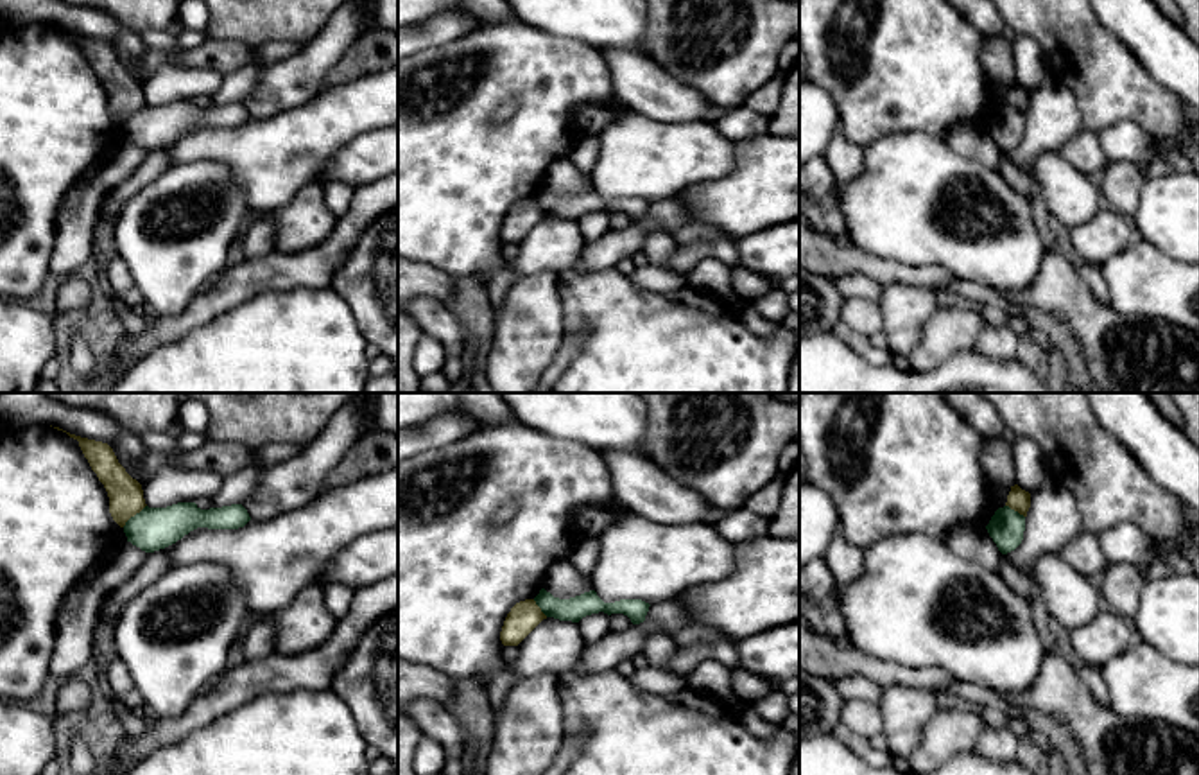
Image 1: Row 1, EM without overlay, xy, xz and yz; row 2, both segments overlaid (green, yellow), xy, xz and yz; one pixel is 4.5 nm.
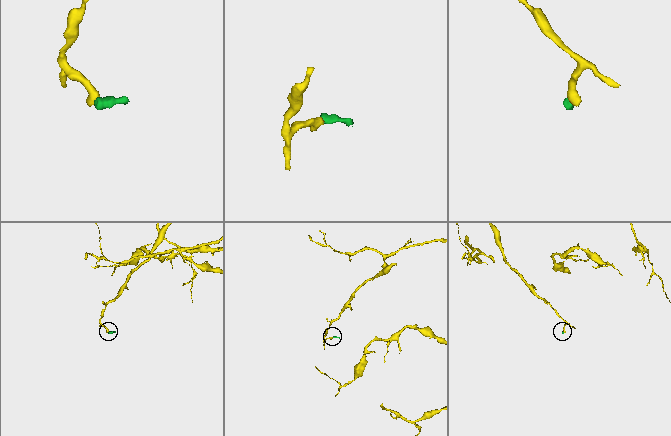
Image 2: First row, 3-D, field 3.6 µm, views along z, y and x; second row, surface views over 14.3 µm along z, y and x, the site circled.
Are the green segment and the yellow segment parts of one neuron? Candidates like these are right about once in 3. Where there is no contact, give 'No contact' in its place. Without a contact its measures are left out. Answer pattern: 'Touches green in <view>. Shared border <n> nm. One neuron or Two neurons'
Touches green in xy. Shared border 150 nm. Two neurons

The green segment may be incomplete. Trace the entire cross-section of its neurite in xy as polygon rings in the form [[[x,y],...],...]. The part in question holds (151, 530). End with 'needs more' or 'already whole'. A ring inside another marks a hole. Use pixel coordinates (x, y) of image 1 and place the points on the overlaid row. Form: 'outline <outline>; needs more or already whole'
outline [[[177,502],[167,508],[145,506],[131,517],[124,533],[127,542],[145,553],[165,549],[197,527],[238,529],[251,520],[242,504],[201,509],[195,502]]]; already whole

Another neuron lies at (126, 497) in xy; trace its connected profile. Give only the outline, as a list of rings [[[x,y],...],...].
[[[66,434],[79,441],[84,457],[108,492],[113,520],[124,527],[131,517],[147,506],[142,484],[125,472],[108,443]]]

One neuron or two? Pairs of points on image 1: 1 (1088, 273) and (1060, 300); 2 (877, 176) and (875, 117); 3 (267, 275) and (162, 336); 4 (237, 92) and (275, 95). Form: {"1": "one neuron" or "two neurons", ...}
{"1": "two neurons", "2": "two neurons", "3": "one neuron", "4": "two neurons"}

